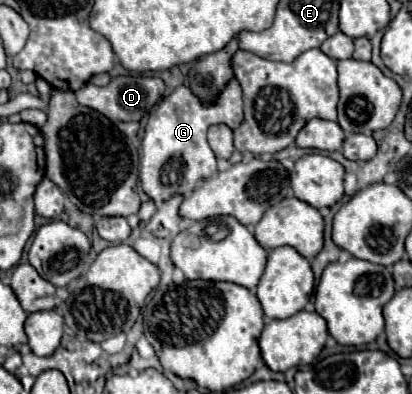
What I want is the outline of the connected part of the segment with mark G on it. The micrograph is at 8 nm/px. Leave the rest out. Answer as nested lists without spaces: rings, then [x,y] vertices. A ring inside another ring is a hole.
[[[235,78],[211,100],[203,102],[189,86],[175,88],[165,96],[157,110],[149,116],[143,132],[141,152],[141,186],[149,198],[171,198],[173,194],[189,192],[199,180],[205,180],[217,172],[217,158],[207,144],[207,128],[213,124],[225,124],[231,130],[243,122],[243,92]]]

